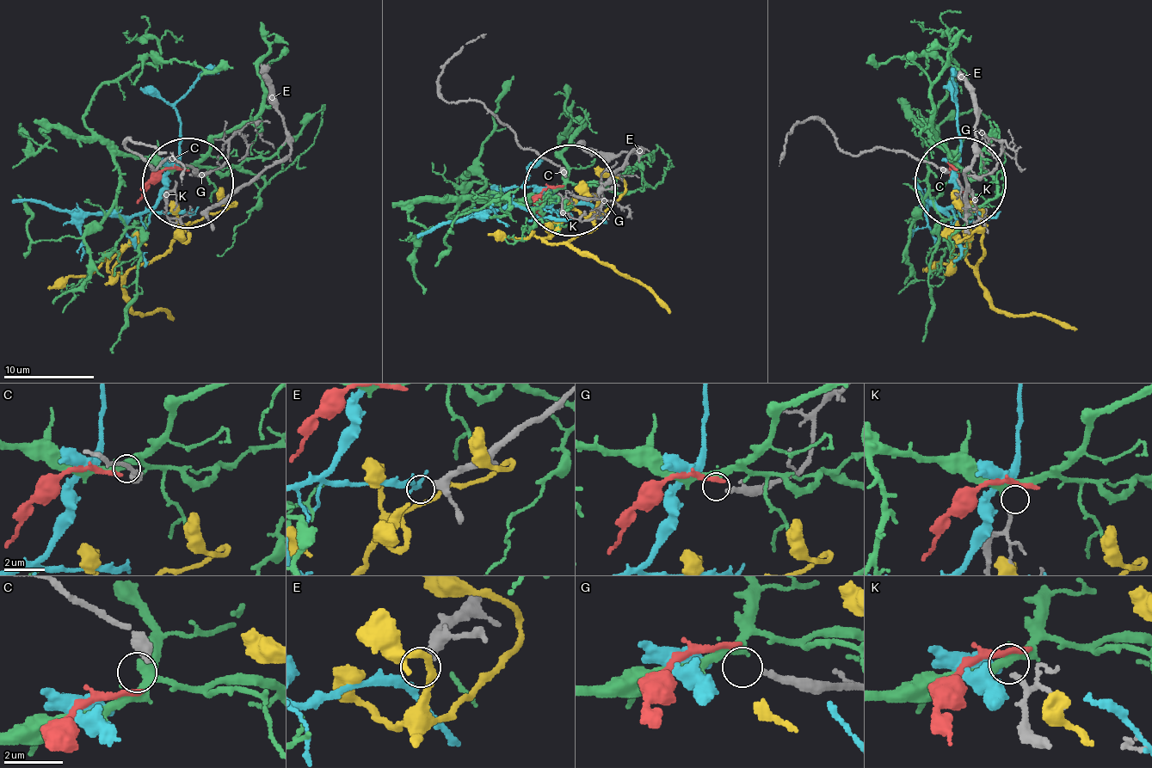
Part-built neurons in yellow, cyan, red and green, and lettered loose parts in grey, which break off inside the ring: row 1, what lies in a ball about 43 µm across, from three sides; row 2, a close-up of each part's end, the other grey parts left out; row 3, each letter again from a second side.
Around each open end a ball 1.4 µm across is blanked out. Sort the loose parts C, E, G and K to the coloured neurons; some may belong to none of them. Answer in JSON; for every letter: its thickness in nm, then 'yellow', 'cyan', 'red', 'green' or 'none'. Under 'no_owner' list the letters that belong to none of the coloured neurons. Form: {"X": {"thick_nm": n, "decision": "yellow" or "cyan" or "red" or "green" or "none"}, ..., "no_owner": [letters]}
{"C": {"thick_nm": 440, "decision": "none"}, "E": {"thick_nm": 320, "decision": "cyan"}, "G": {"thick_nm": 220, "decision": "none"}, "K": {"thick_nm": 160, "decision": "green"}, "no_owner": ["C", "G"]}

